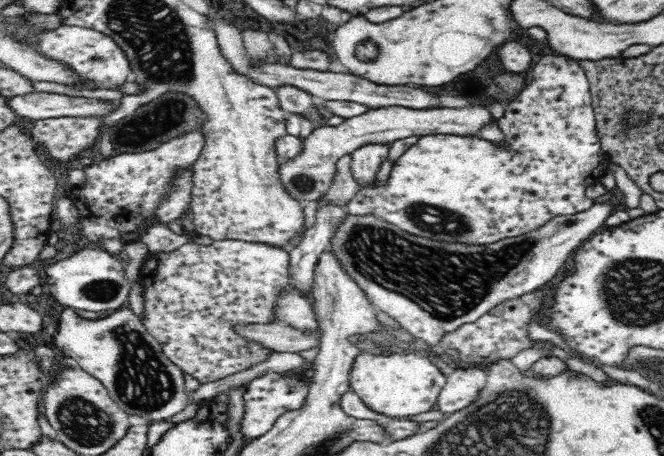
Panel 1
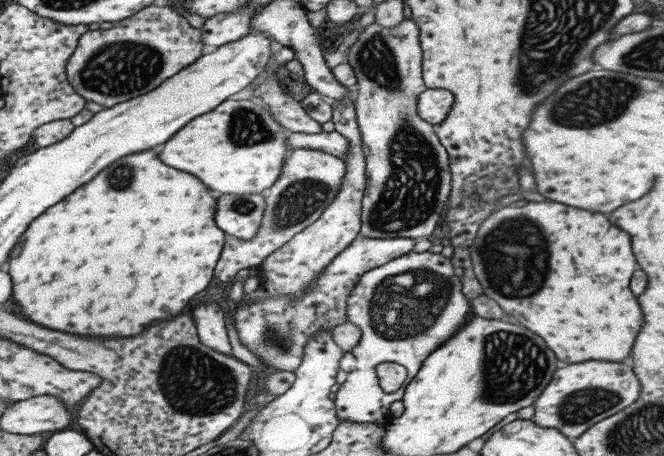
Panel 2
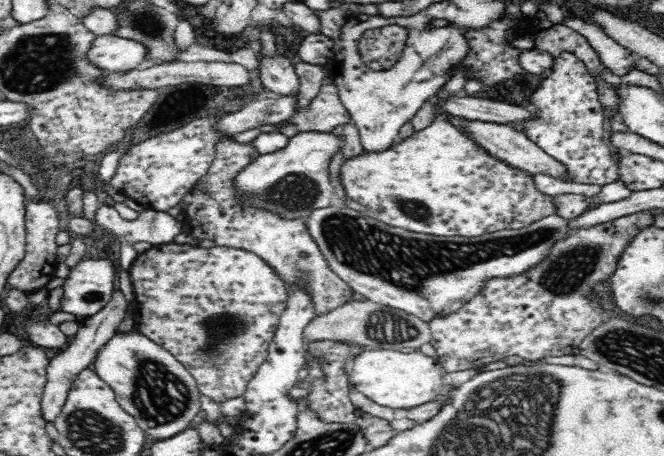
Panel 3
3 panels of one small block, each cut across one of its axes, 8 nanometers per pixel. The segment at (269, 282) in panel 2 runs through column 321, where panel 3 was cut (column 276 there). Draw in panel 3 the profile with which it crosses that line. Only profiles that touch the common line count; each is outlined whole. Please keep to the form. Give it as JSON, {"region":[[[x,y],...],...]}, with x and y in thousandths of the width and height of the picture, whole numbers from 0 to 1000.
{"region":[[[340,303],[325,316],[325,338],[315,366],[313,379],[295,399],[292,412],[279,425],[273,439],[276,463],[276,482],[273,489],[274,511],[295,520],[297,526],[318,526],[328,539],[342,539],[343,544],[360,544],[387,557],[404,583],[408,583],[414,599],[429,618],[432,627],[446,627],[446,623],[459,623],[459,636],[468,649],[477,691],[486,691],[518,664],[532,658],[532,636],[521,623],[500,590],[494,583],[485,550],[476,531],[467,520],[464,502],[455,478],[422,478],[414,463],[396,450],[392,456],[384,452],[369,452],[366,439],[370,434],[357,434],[351,417],[351,395],[358,386],[377,355],[392,340],[381,327],[377,314],[355,314],[352,303]]]}

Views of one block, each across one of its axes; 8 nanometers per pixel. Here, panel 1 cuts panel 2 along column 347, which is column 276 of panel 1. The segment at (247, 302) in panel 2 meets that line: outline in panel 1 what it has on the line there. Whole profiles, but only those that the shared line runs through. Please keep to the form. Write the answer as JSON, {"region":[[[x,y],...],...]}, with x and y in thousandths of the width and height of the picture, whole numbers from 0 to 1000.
{"region":[[[334,526],[322,529],[316,537],[298,537],[292,531],[282,533],[259,553],[230,555],[212,583],[209,596],[209,618],[215,632],[217,689],[214,689],[214,711],[223,721],[223,728],[244,757],[247,776],[268,800],[276,816],[295,831],[300,842],[313,842],[313,838],[328,836],[343,825],[357,820],[357,816],[377,807],[380,798],[389,798],[404,789],[410,768],[392,750],[373,746],[367,735],[355,730],[352,715],[367,715],[367,711],[407,711],[416,704],[416,658],[428,632],[435,632],[435,555],[417,539],[398,537],[389,531],[366,531],[361,526]]]}

